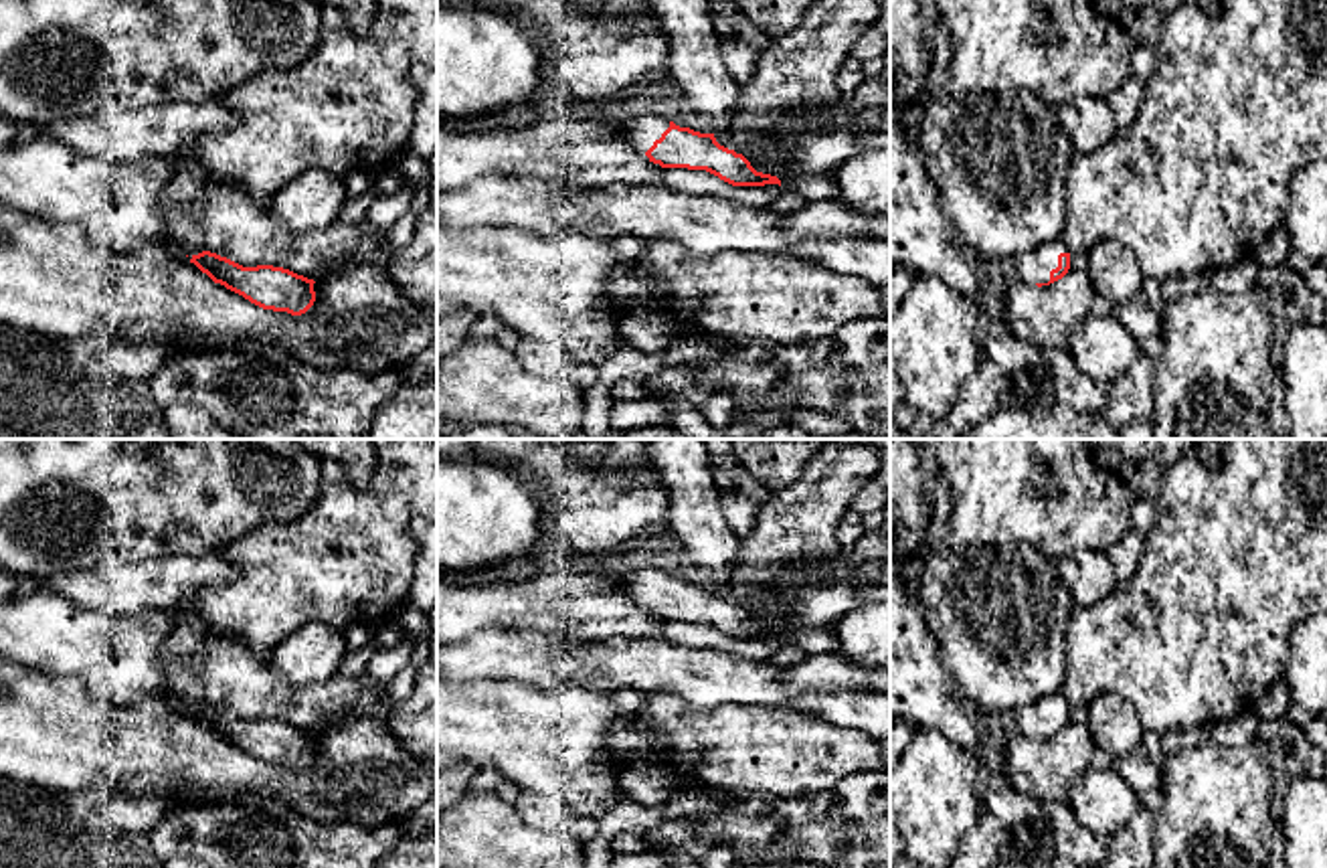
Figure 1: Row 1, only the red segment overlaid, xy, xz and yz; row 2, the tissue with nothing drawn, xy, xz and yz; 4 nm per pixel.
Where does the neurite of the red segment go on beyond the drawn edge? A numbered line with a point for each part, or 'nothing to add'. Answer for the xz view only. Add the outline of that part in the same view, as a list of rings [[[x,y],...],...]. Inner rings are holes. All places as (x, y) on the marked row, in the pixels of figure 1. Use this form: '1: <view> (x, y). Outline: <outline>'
1: xz (642, 130). Outline: [[[637,113],[613,121],[621,127],[631,148],[639,154],[645,154],[653,142],[659,140],[661,134],[670,127],[672,119],[653,113]]]

